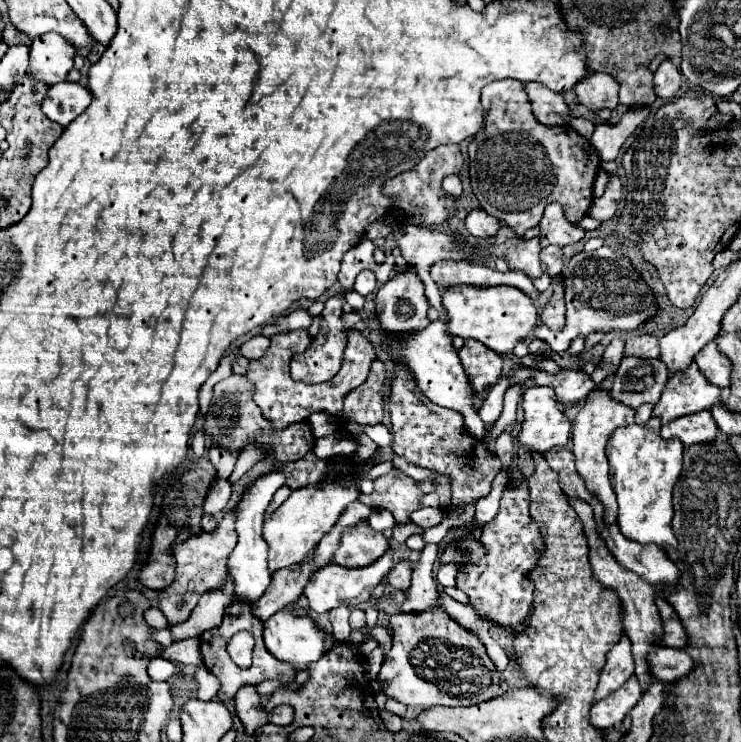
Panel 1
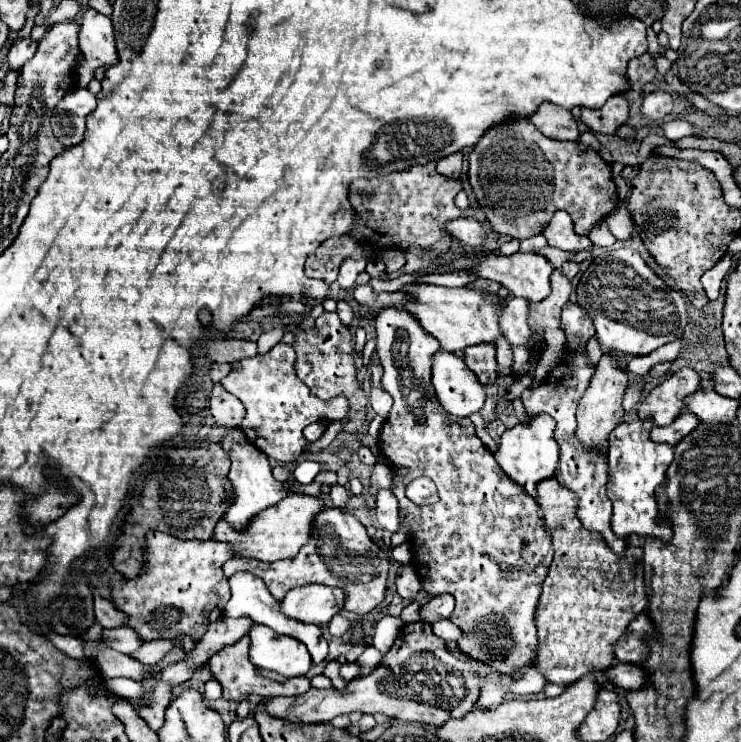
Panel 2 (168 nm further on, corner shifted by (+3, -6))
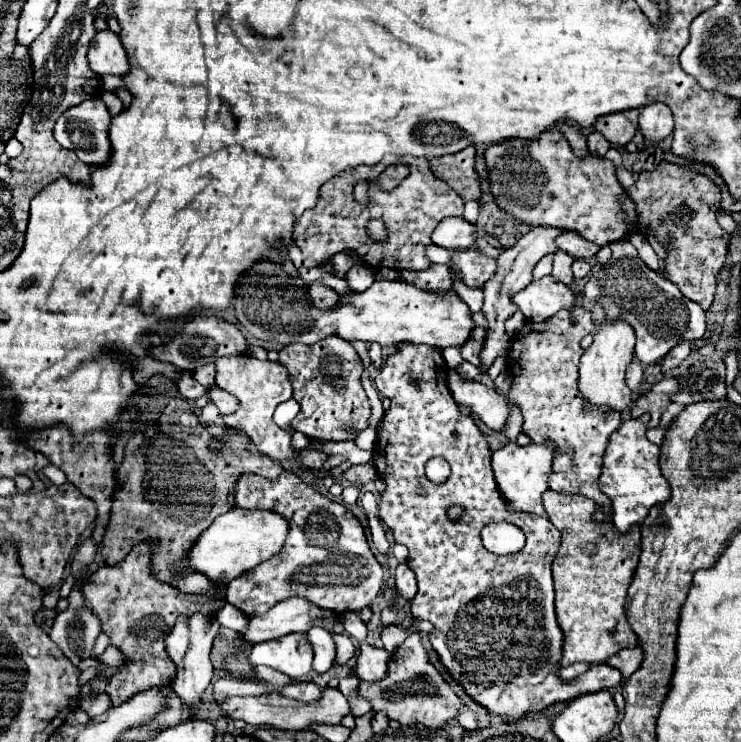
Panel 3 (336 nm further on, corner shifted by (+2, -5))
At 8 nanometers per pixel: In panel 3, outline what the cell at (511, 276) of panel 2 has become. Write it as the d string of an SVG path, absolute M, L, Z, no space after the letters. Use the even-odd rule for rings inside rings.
M552 276L532 280L530 286L514 294L514 304L532 322L542 322L554 316L560 308L574 306L574 292Z

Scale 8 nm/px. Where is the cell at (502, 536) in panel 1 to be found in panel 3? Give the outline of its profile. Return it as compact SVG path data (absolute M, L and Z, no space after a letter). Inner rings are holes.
M404 344L394 346L396 354L390 354L374 386L382 396L390 400L388 414L378 428L378 442L374 448L374 464L378 476L386 482L386 492L380 500L380 518L392 530L396 542L408 546L408 566L418 578L418 594L412 600L412 614L420 620L434 624L430 642L440 654L442 664L454 680L458 680L466 694L490 712L504 716L504 722L514 722L522 714L540 712L554 702L568 702L580 694L616 688L622 684L622 672L608 664L590 666L590 670L572 682L558 678L558 660L562 652L562 632L554 614L554 586L550 566L560 546L560 532L546 516L522 514L506 508L506 500L498 494L492 470L492 450L472 416L466 416L456 406L448 386L448 368L442 352L428 344ZM432 458L444 458L452 474L446 482L434 484L426 478L424 468ZM452 504L464 506L464 514L458 520L448 518ZM494 520L506 520L516 524L526 534L526 546L510 556L496 556L482 544L480 532Z

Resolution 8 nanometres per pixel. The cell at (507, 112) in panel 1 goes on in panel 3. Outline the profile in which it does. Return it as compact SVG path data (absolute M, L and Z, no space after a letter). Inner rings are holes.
M544 130L538 138L530 140L506 140L492 144L484 152L484 160L496 206L524 224L576 230L580 236L598 246L622 240L630 230L634 230L636 224L634 204L620 186L620 182L616 180L614 164L600 156L578 158L576 154L572 154L570 144L558 130Z

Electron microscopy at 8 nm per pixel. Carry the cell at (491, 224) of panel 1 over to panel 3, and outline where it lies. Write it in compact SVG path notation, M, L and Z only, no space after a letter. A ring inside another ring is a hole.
M444 218L436 226L432 242L450 250L470 248L476 242L476 224L470 224L464 218Z

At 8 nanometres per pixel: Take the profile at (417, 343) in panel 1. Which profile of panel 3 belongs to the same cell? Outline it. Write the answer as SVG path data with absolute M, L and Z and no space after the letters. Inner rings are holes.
M448 370L448 386L458 406L470 408L492 430L504 428L508 408L502 394L476 380L466 380L456 370Z

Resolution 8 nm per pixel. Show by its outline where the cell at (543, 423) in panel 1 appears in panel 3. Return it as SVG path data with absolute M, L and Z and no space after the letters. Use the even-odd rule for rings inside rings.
M506 442L500 450L492 454L492 470L494 478L498 482L498 488L502 496L510 502L514 510L522 512L532 512L538 516L544 516L544 506L542 506L542 492L548 490L548 476L552 474L552 462L554 462L556 446L554 442L530 442L528 446L520 446L518 442Z

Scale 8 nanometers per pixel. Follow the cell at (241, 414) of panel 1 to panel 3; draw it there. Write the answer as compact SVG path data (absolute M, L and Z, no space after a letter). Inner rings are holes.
M212 386L210 390L208 390L208 396L210 396L210 400L218 406L218 410L220 410L220 414L234 414L236 410L238 410L238 400L232 396L232 394L226 394L222 388L218 388L218 386Z

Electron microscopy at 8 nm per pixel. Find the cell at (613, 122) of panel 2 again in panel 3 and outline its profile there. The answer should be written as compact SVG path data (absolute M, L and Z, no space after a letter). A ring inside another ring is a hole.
M622 110L618 114L604 114L594 122L594 128L614 146L626 146L638 130L638 110Z

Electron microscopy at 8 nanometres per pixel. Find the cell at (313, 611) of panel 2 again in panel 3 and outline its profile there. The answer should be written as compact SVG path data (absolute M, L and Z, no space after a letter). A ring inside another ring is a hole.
M286 598L272 606L266 614L250 618L250 626L242 640L256 644L264 640L274 640L292 632L308 632L312 626L322 626L328 630L330 622L338 622L338 614L330 614L330 610L318 610L318 606L310 606L304 598Z

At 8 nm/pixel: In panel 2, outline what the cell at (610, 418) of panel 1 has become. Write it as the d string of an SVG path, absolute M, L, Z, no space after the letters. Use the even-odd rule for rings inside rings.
M605 353L595 367L595 375L591 377L587 391L577 403L577 439L585 447L605 447L609 433L617 427L617 423L623 421L623 415L625 415L623 393L625 393L627 381L629 377L625 373L625 367L619 361L615 361L609 353Z

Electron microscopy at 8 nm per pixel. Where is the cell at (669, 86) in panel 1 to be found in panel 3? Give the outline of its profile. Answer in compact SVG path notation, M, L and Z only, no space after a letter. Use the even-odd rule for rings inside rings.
M654 102L640 108L640 130L644 138L652 142L660 142L674 130L672 110L662 102Z

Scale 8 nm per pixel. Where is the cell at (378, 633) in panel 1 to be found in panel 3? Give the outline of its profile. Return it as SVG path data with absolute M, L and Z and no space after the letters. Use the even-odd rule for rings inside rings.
M284 470L274 482L258 474L242 474L236 482L236 506L274 510L290 520L290 534L282 554L254 566L228 584L226 600L246 616L258 616L276 602L302 596L338 614L358 612L374 602L384 586L384 568L372 554L358 518L342 504L322 496L312 484Z

